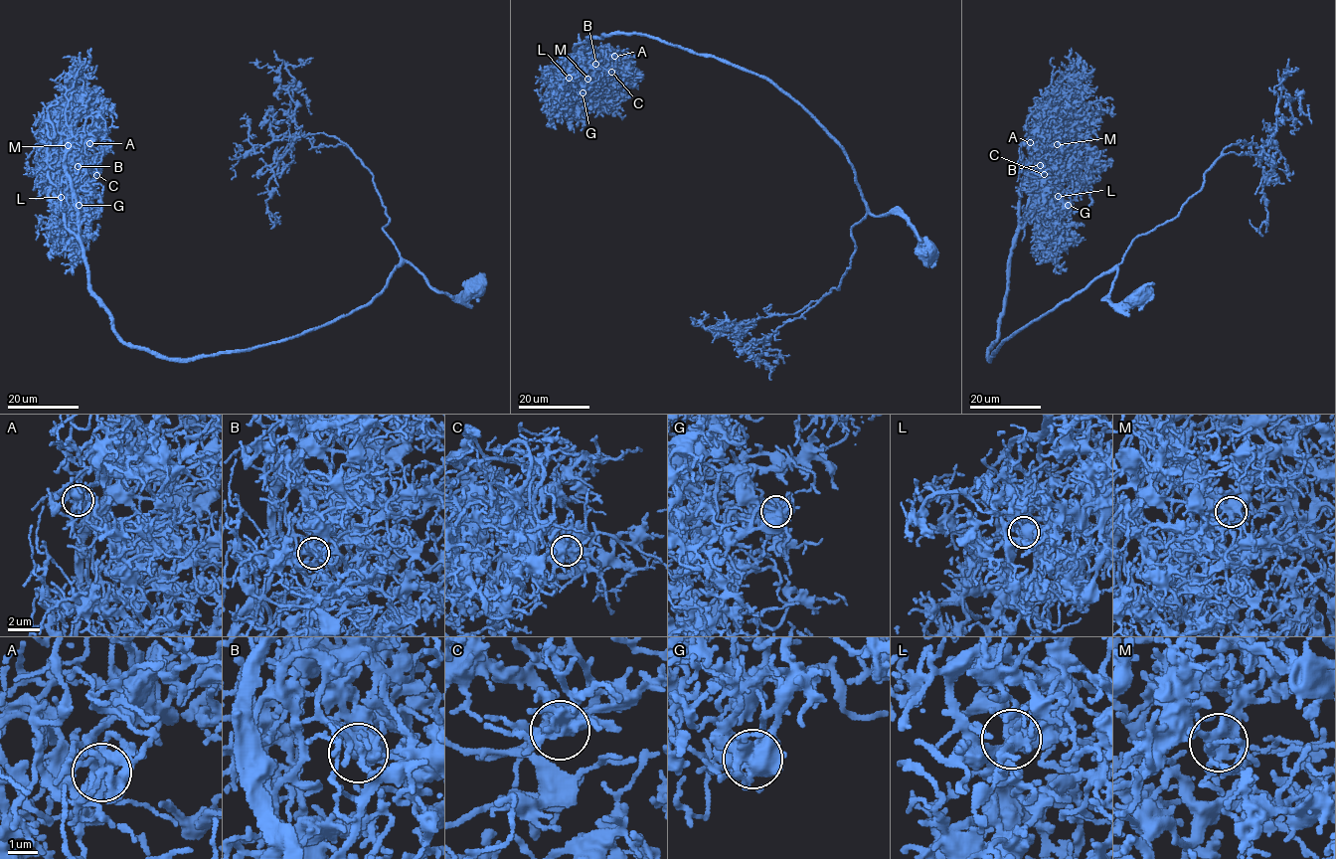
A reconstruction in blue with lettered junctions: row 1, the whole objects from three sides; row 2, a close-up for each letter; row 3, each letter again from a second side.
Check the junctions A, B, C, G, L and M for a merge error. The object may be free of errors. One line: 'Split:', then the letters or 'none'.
Split: none

